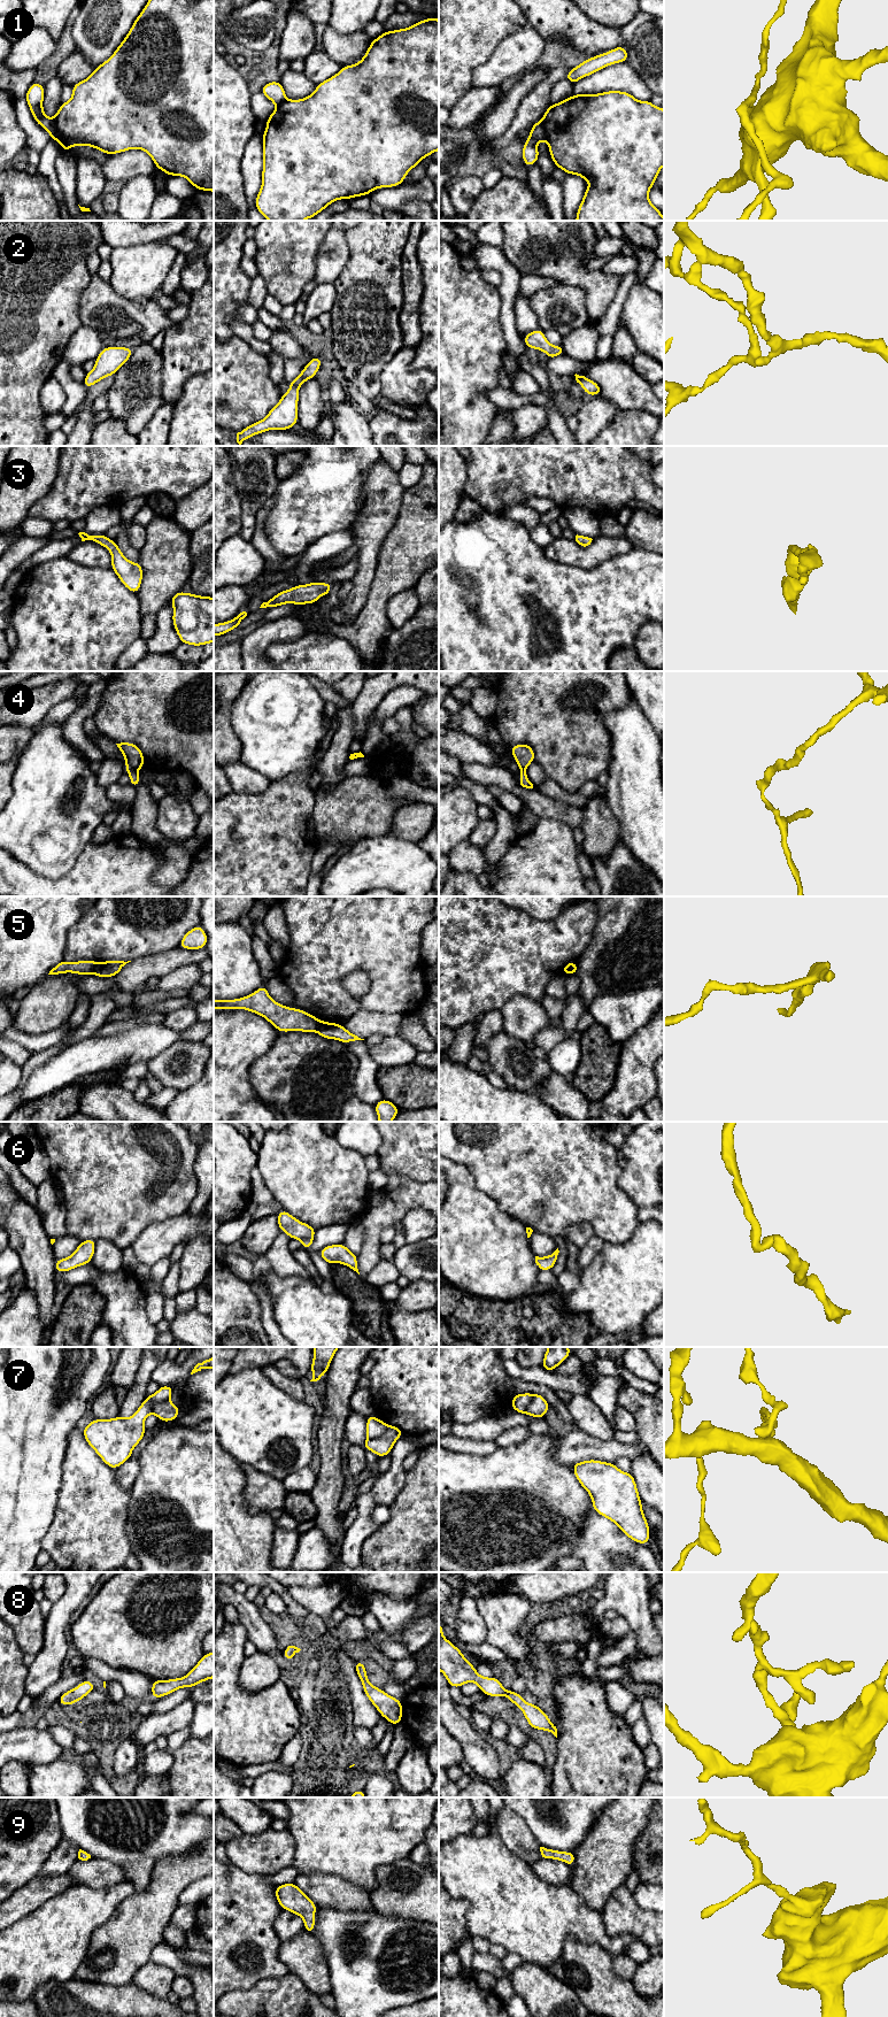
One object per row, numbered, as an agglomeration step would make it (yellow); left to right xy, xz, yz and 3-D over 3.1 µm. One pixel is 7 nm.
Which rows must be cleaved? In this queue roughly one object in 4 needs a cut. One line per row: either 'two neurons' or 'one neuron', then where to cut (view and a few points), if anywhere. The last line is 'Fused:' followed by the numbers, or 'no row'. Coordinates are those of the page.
1: one neuron; cut none
2: one neuron; cut none
3: one neuron; cut none
4: two neurons; cut xy (126, 764), (137, 771)
5: two neurons; cut yz (573, 962), (566, 974)
6: one neuron; cut none
7: two neurons; cut xz (388, 1425), (383, 1434), (367, 1440)
8: one neuron; cut none
9: one neuron; cut none
Fused: 4, 5, 7

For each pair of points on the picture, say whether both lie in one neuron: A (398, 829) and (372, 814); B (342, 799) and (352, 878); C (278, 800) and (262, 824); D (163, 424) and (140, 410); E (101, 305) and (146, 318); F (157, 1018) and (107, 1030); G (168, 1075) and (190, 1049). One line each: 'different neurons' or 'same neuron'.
A: different neurons
B: different neurons
C: same neuron
D: different neurons
E: same neuron
F: same neuron
G: same neuron

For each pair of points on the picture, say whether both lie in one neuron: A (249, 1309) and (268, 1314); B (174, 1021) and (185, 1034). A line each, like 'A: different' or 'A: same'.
A: different
B: different

